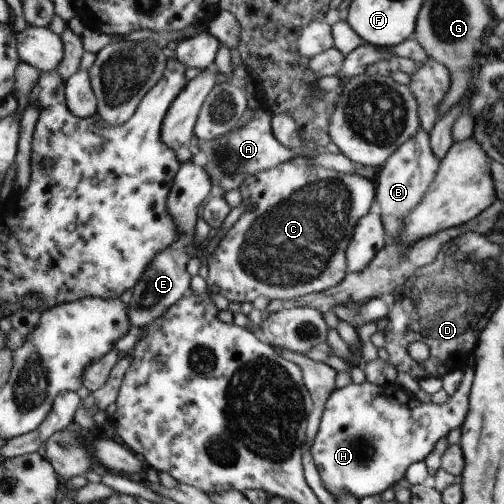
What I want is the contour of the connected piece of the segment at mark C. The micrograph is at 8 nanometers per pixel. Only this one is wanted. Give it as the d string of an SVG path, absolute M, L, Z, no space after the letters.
M289 162L244 178L239 190L242 194L241 205L248 210L226 232L217 248L210 252L207 258L209 275L205 280L207 290L238 304L252 303L258 296L270 301L295 301L307 294L338 286L347 276L344 254L350 245L350 238L355 234L360 218L367 216L374 194L378 193L378 187L368 180L368 174L362 178L356 176L356 172L350 174L325 167L294 166Z

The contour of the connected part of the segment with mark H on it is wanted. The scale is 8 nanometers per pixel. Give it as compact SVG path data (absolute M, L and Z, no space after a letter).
M468 365L463 370L464 378L460 386L443 405L432 401L423 403L417 395L402 389L396 383L376 386L376 384L358 378L348 386L334 389L327 398L318 434L314 436L314 442L311 444L312 458L326 490L334 496L352 494L358 499L364 496L374 496L374 494L382 495L386 488L390 488L392 484L404 478L410 464L418 460L424 462L426 456L434 452L438 440L446 438L454 428L461 427L467 418L475 370Z

